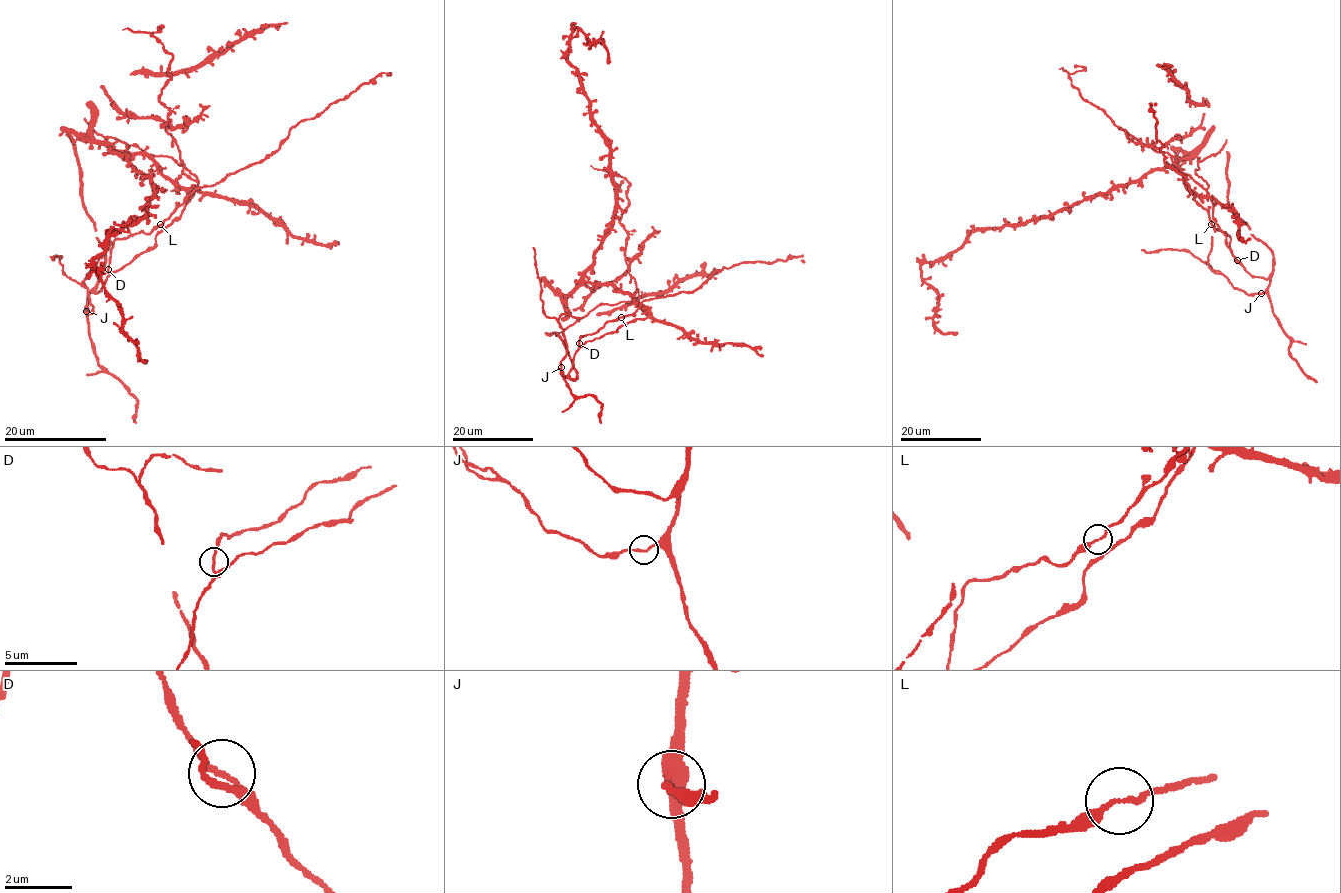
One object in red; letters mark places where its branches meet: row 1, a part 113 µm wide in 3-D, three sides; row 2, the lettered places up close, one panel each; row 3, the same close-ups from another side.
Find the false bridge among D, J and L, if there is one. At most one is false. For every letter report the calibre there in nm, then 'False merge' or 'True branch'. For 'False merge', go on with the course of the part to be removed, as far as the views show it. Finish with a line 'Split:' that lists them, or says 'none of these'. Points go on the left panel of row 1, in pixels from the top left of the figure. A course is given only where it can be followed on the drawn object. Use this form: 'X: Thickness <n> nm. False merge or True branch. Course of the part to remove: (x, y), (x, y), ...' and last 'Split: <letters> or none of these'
D: Thickness 150 nm. True branch
J: Thickness 150 nm. True branch
L: Thickness 170 nm. True branch
Split: none of these

